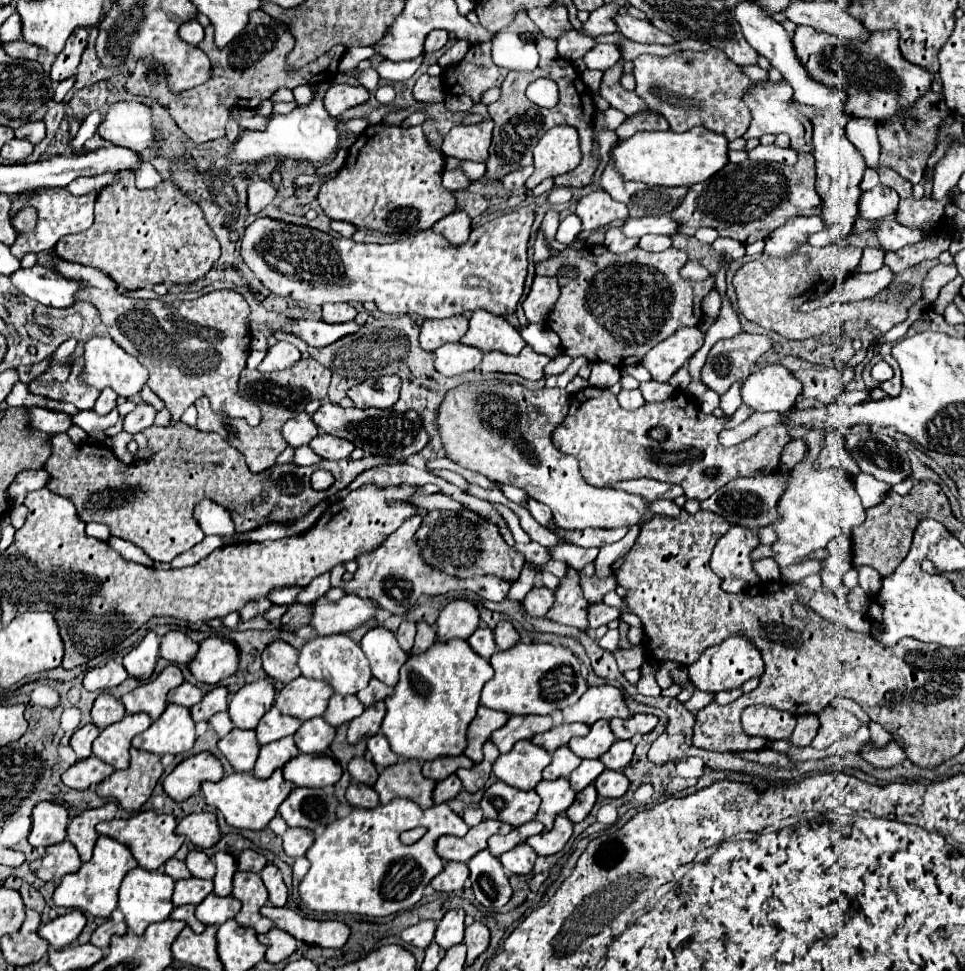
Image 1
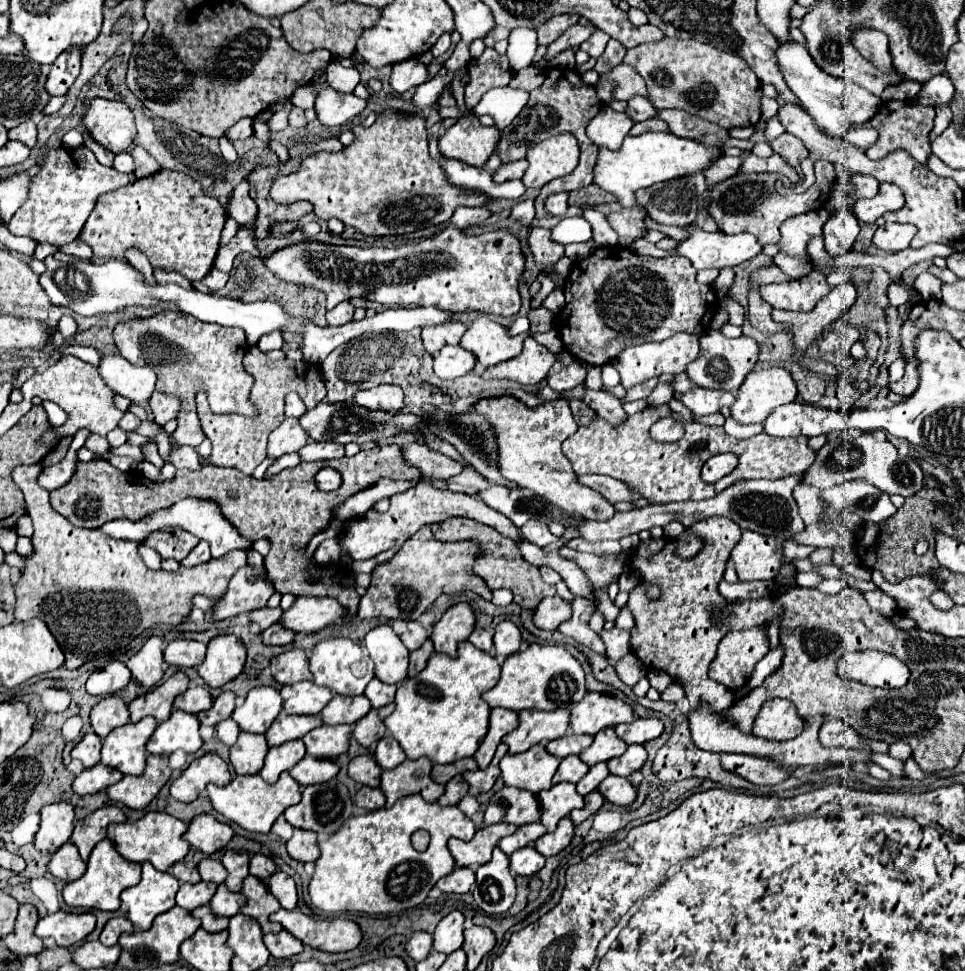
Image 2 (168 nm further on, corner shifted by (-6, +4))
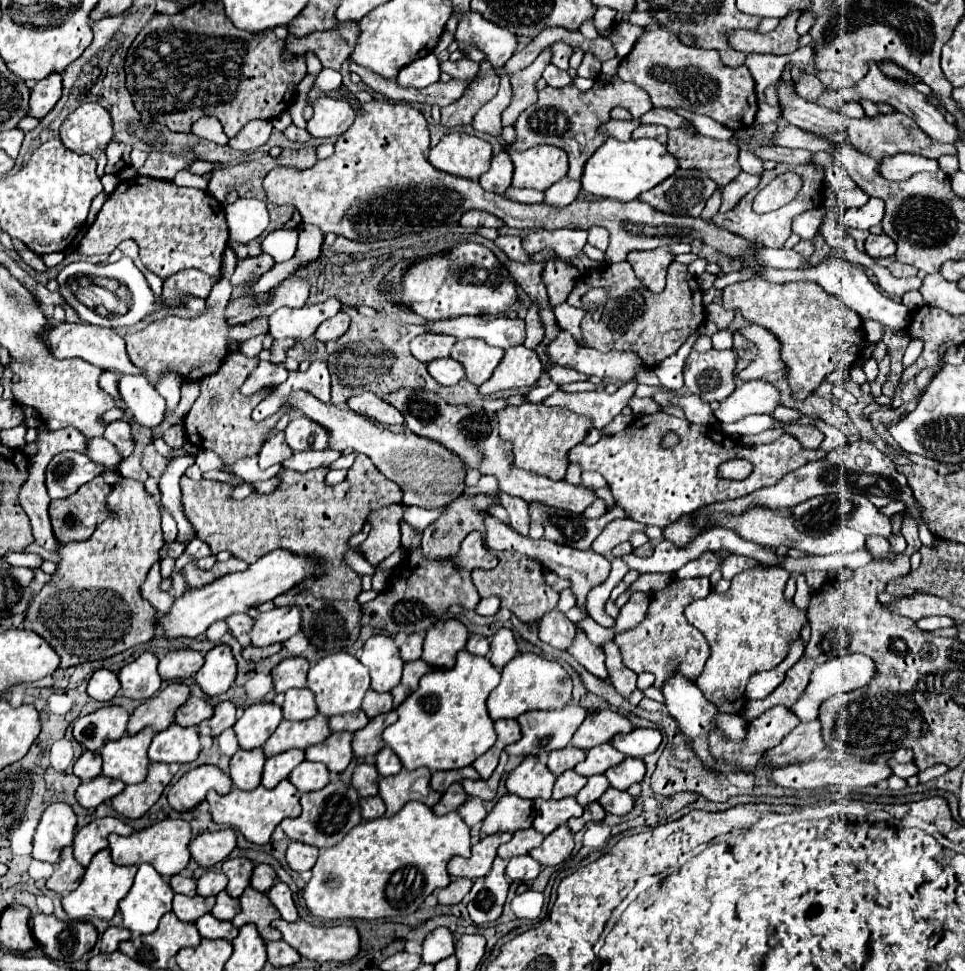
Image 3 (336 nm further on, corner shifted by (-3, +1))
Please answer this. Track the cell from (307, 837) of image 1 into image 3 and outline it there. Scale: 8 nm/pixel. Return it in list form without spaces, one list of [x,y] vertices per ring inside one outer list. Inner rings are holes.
[[[291,841],[289,849],[287,849],[287,863],[293,871],[301,873],[301,871],[313,869],[313,865],[317,861],[317,853],[319,853],[317,847],[311,847],[311,845],[305,845],[299,841]]]

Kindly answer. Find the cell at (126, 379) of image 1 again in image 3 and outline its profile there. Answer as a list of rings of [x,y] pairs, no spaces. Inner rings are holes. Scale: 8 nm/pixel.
[[[121,375],[119,377],[121,401],[133,411],[137,423],[155,427],[163,421],[165,399],[147,381],[145,375]]]

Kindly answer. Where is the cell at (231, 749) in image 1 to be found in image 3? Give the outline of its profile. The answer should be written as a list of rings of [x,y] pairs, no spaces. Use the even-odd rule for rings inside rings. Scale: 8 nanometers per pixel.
[[[239,749],[231,757],[231,781],[237,789],[251,791],[261,783],[261,773],[265,765],[263,749]]]

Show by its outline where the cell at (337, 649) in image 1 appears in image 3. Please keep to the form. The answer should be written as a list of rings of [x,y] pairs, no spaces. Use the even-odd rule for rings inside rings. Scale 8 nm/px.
[[[345,651],[327,653],[309,669],[307,687],[315,693],[315,701],[317,701],[321,715],[331,717],[331,715],[339,715],[339,713],[351,713],[361,707],[363,695],[369,689],[369,671],[351,653],[345,653]]]

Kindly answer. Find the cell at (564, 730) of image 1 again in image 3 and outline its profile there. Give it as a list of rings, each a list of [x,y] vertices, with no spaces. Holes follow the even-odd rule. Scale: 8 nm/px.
[[[567,745],[565,749],[559,749],[559,751],[553,751],[549,753],[547,757],[547,767],[551,773],[555,775],[561,775],[563,771],[567,769],[573,769],[577,763],[581,763],[585,759],[585,751],[583,749],[577,749],[573,745]]]

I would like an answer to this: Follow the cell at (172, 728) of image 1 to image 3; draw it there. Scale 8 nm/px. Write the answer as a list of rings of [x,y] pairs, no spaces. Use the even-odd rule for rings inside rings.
[[[177,723],[159,731],[149,745],[149,759],[161,763],[191,763],[201,751],[197,727],[181,727]]]

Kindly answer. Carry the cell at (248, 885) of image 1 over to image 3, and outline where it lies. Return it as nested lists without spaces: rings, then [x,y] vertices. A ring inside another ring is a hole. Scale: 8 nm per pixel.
[[[247,887],[241,901],[241,911],[233,917],[233,925],[241,927],[245,923],[255,923],[259,929],[259,935],[267,939],[281,939],[281,933],[277,929],[271,929],[271,921],[279,917],[277,909],[269,901],[269,897],[253,887]]]

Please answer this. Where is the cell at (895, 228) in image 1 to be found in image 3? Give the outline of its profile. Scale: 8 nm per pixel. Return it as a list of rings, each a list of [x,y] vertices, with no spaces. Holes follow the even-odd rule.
[[[885,233],[881,235],[869,235],[865,241],[865,251],[871,257],[891,257],[897,251],[897,245],[893,245],[893,239]]]

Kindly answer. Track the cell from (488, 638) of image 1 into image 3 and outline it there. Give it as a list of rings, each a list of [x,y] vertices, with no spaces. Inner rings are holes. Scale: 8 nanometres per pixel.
[[[471,635],[465,649],[469,653],[473,653],[473,655],[487,655],[487,651],[489,651],[489,639],[483,637],[483,635]]]

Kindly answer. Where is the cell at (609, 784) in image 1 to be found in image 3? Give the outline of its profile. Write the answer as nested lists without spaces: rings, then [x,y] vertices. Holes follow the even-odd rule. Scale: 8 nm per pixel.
[[[609,787],[601,799],[599,799],[601,807],[607,811],[607,813],[613,813],[613,815],[627,815],[631,809],[633,809],[633,797],[627,793],[627,791],[619,791],[619,789],[613,789]]]

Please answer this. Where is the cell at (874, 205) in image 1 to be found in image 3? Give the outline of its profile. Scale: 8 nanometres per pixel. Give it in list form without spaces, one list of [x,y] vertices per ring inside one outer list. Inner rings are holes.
[[[871,197],[863,207],[845,209],[841,215],[841,227],[855,227],[855,229],[871,229],[883,221],[885,203],[877,197]]]

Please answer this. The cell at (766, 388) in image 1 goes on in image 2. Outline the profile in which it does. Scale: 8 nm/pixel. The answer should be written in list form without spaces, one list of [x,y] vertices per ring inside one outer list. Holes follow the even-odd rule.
[[[758,368],[752,370],[746,376],[746,382],[740,386],[738,396],[734,400],[734,404],[730,406],[730,416],[740,422],[740,424],[752,424],[752,422],[764,422],[764,418],[782,404],[788,404],[796,398],[796,384],[790,376],[788,370],[784,368]]]

